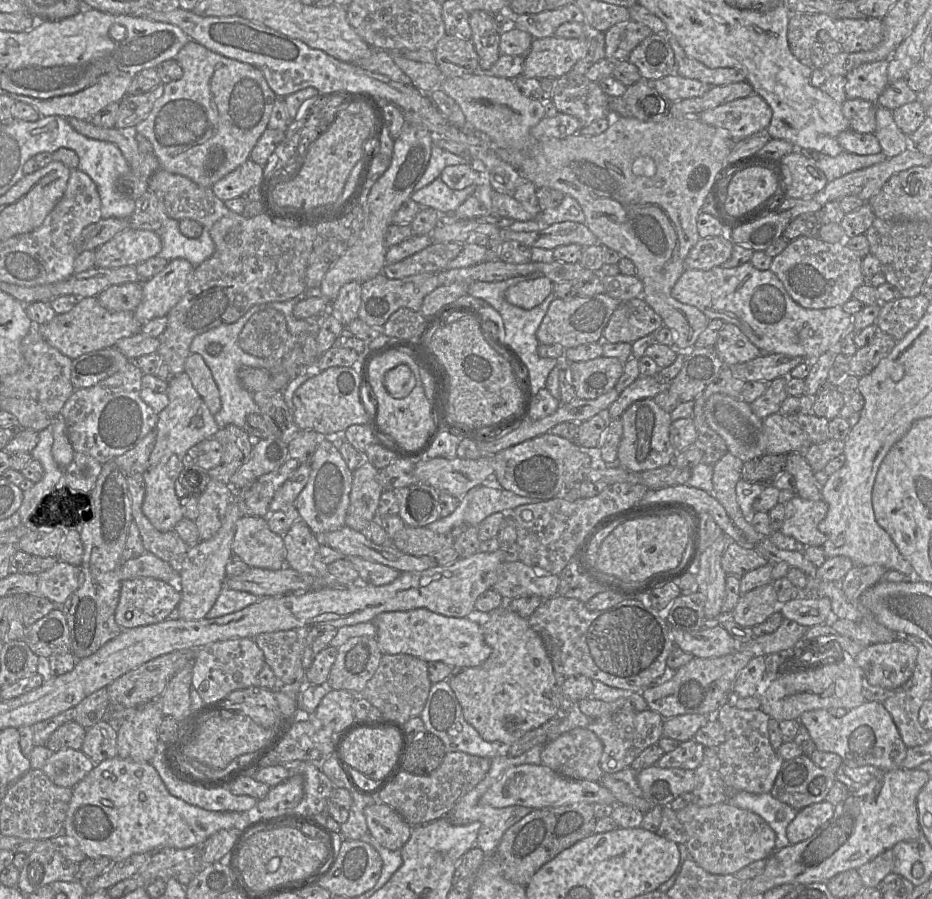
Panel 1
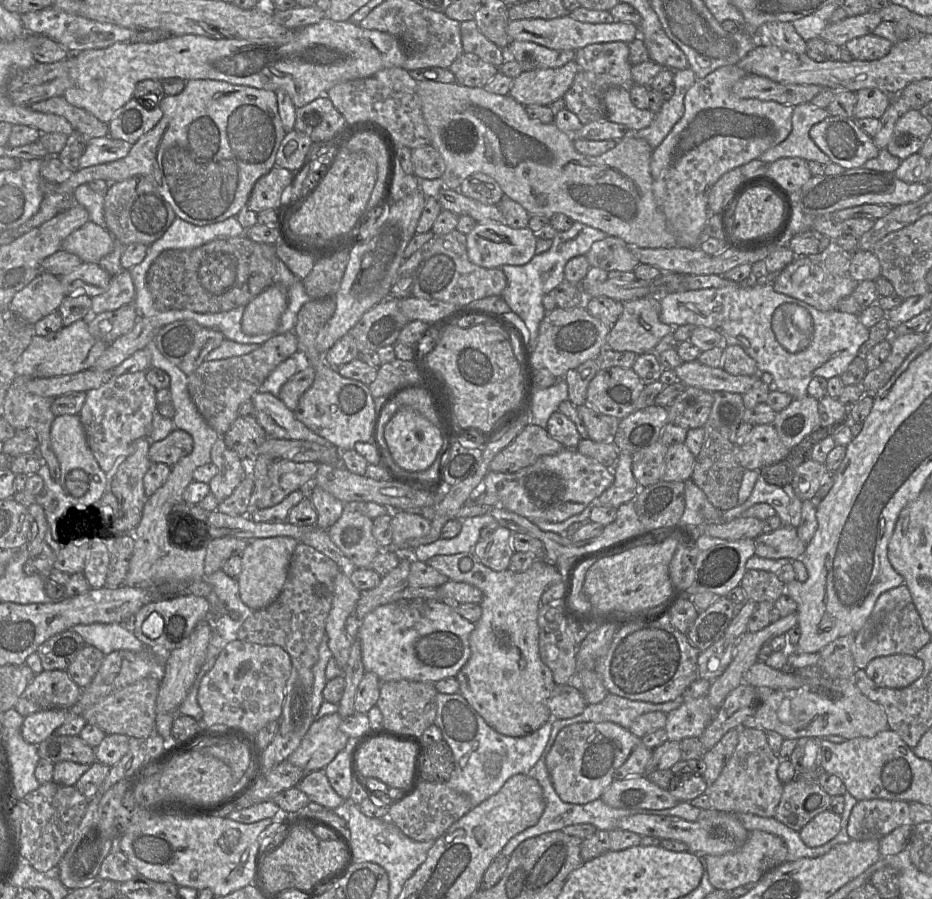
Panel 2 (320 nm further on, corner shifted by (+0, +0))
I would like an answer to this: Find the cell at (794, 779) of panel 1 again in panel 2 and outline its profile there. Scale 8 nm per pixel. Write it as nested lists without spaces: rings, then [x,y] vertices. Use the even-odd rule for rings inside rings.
[[[797,778],[783,783],[775,818],[799,832],[819,813],[829,810],[831,797],[816,781]]]

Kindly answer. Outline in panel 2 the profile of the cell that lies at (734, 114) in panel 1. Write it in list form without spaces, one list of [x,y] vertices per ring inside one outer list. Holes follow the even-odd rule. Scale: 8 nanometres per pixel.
[[[728,65],[697,79],[684,97],[682,118],[653,150],[650,162],[653,193],[677,247],[698,248],[704,240],[704,228],[709,217],[708,196],[719,178],[732,169],[759,159],[761,154],[783,142],[791,133],[792,106],[774,101],[739,98],[732,92],[733,85],[745,75],[747,72],[737,65]]]

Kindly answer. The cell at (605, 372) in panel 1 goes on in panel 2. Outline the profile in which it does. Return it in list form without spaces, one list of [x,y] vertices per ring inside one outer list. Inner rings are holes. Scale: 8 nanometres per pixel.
[[[632,368],[601,369],[590,381],[586,403],[601,414],[623,419],[636,410],[645,384]]]

